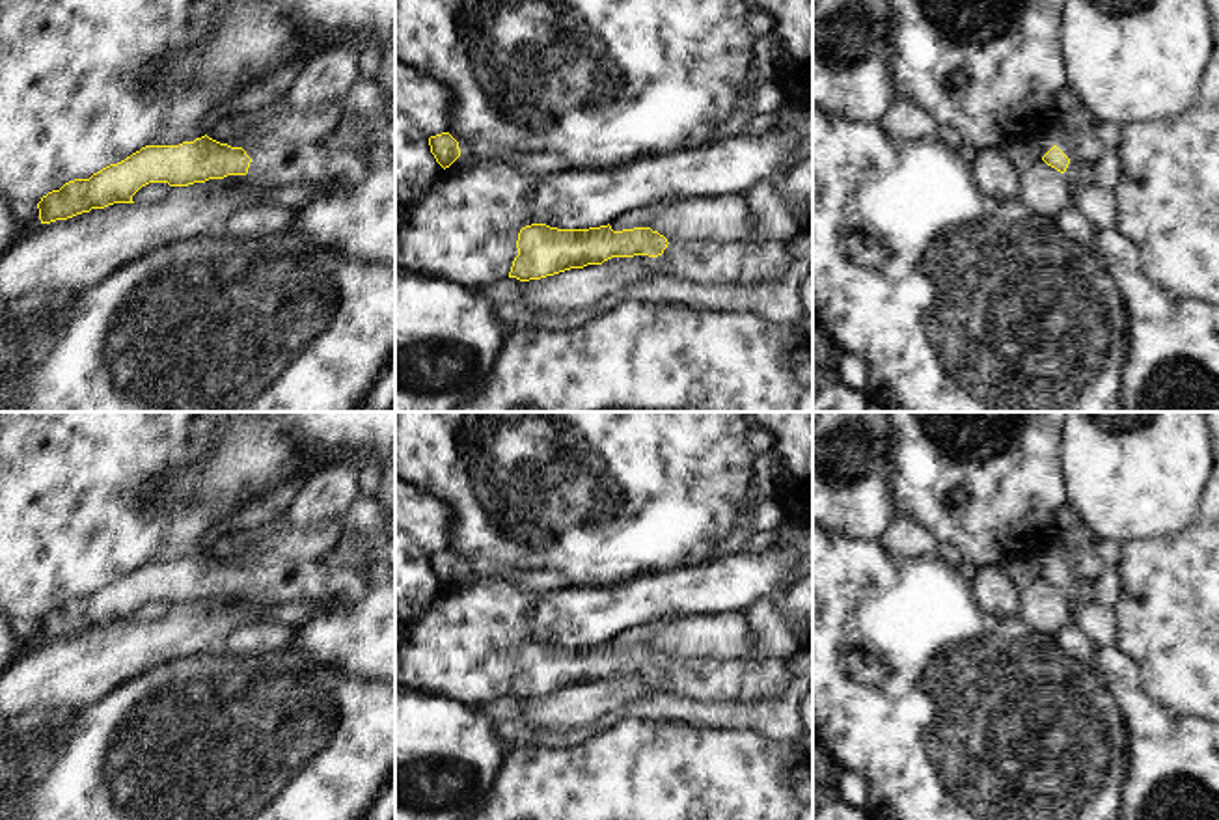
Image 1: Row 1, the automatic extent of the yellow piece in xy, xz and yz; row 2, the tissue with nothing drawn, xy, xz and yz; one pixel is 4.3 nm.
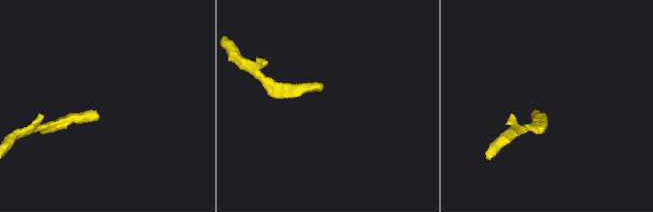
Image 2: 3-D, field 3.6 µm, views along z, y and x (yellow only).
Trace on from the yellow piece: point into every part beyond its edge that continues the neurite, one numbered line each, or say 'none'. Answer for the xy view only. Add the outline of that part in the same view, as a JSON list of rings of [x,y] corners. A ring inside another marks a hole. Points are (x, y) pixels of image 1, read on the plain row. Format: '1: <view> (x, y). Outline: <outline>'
1: xy (295, 580). Outline: [[[291,559],[287,563],[267,565],[252,576],[246,594],[259,604],[285,604],[291,600],[324,602],[334,600],[328,611],[337,606],[350,606],[367,594],[367,580],[358,570],[332,570],[321,563]]]

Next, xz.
1: xz (696, 679). Outline: [[[677,658],[654,675],[658,686],[690,701],[762,701],[775,697],[788,682],[785,660],[705,660]]]

